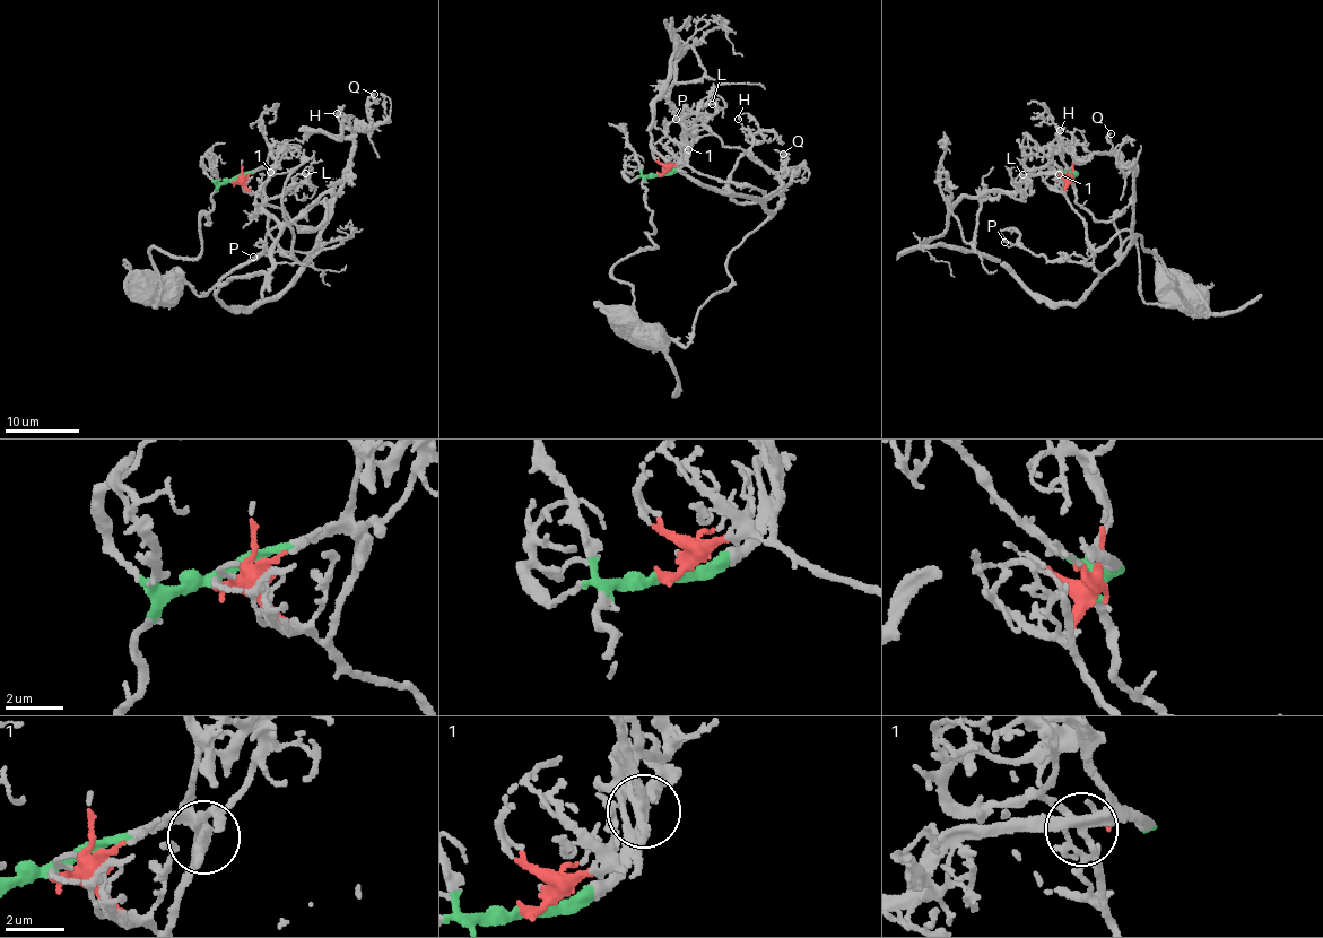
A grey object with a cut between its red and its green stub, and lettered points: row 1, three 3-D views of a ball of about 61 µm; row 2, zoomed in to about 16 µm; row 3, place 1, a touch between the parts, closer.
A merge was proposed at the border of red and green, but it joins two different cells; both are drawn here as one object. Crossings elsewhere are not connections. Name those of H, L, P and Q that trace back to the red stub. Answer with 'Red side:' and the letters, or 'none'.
Red side: H, P, Q

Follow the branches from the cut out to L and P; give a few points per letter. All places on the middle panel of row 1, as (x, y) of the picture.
L: (659, 175), (676, 171), (687, 159), (688, 141), (678, 121), (694, 114), (701, 103), (713, 104)
P: (659, 175), (681, 164), (756, 187), (772, 215), (766, 199), (781, 185), (701, 120), (676, 119)

